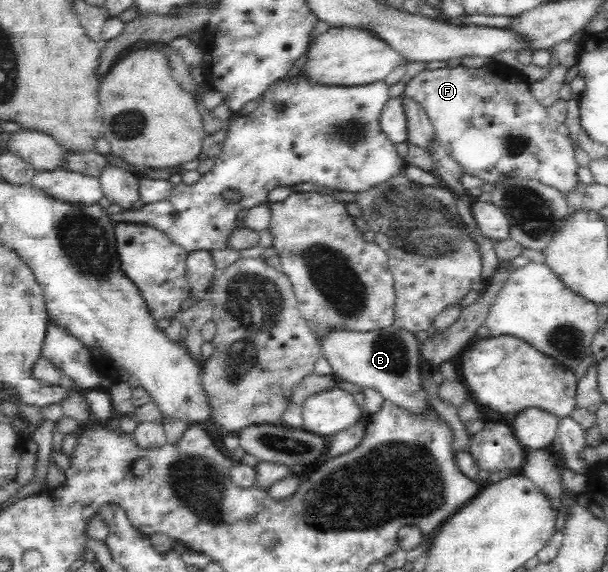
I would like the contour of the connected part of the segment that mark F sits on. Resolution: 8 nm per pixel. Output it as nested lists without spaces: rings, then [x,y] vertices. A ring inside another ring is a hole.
[[[493,61],[481,68],[463,65],[428,70],[415,74],[404,86],[402,98],[414,99],[422,110],[426,111],[429,121],[435,128],[435,136],[446,153],[454,159],[464,172],[495,185],[498,181],[516,177],[534,179],[546,186],[552,186],[562,194],[571,193],[580,184],[577,163],[572,140],[558,133],[558,123],[548,114],[529,87],[527,79],[514,68],[508,74],[502,74],[504,66]]]

